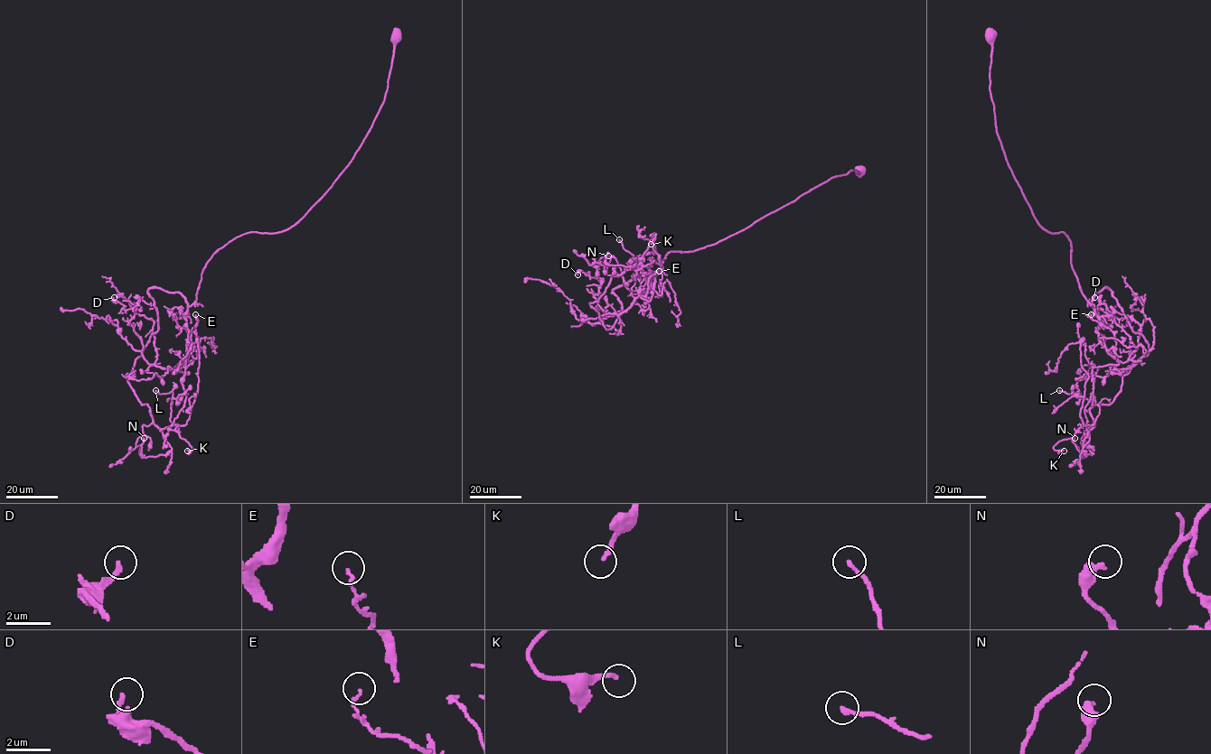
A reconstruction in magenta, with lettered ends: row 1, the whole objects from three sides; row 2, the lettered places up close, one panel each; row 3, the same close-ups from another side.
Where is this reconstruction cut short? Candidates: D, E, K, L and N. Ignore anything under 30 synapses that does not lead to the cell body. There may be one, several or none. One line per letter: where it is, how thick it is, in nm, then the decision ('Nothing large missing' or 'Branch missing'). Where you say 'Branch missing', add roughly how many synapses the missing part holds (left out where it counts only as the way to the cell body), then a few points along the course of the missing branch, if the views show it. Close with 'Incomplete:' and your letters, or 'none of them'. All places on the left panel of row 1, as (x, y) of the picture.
D: Place: (114, 297). Thickness 200 nm. Nothing large missing
E: Place: (195, 314). Thickness 150 nm. Nothing large missing
K: Place: (187, 451). Thickness 190 nm. Nothing large missing
L: Place: (155, 390). Thickness 190 nm. Branch missing. Roughly 35 synapses. Course of what is missing: (155, 390), (144, 392), (139, 390), (154, 386), (158, 391)
N: Place: (144, 438). Thickness 380 nm. Nothing large missing
Incomplete: L

